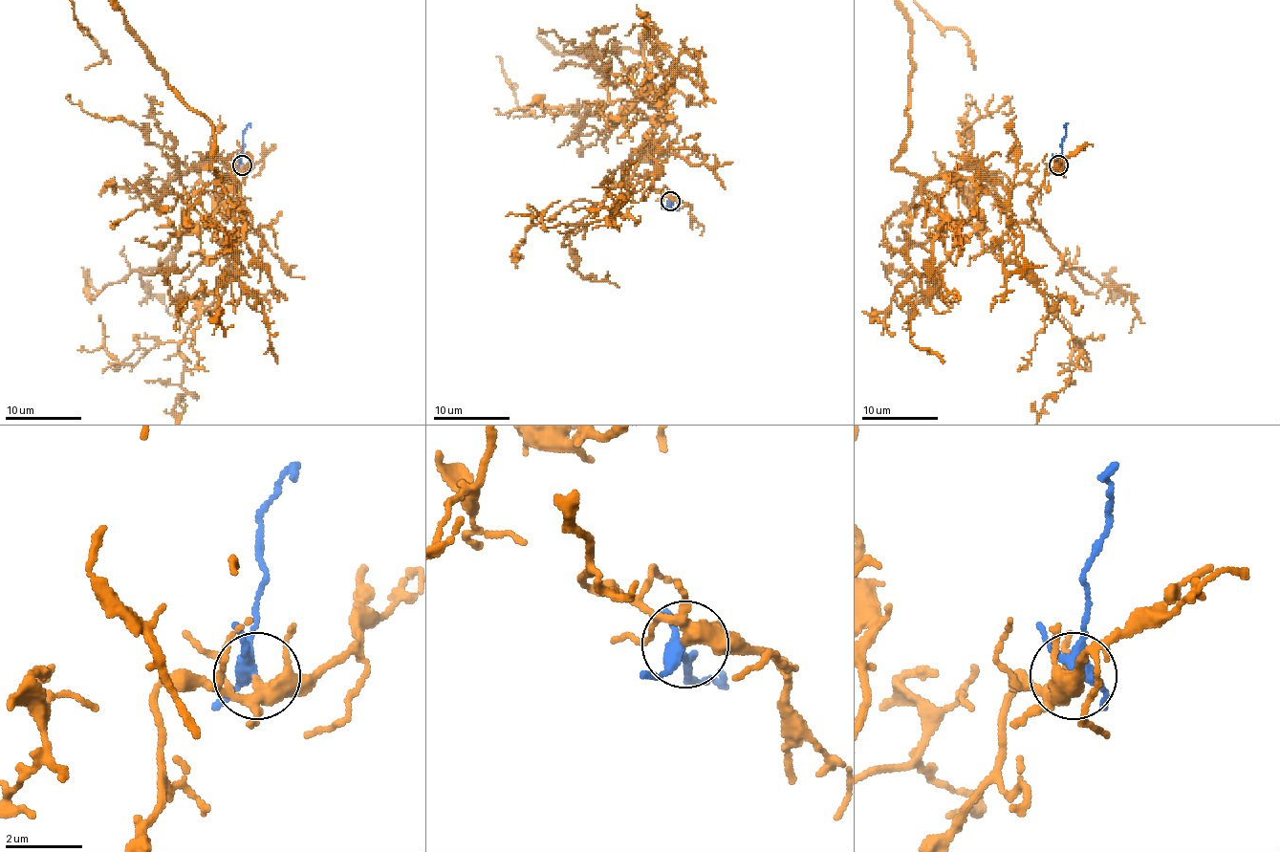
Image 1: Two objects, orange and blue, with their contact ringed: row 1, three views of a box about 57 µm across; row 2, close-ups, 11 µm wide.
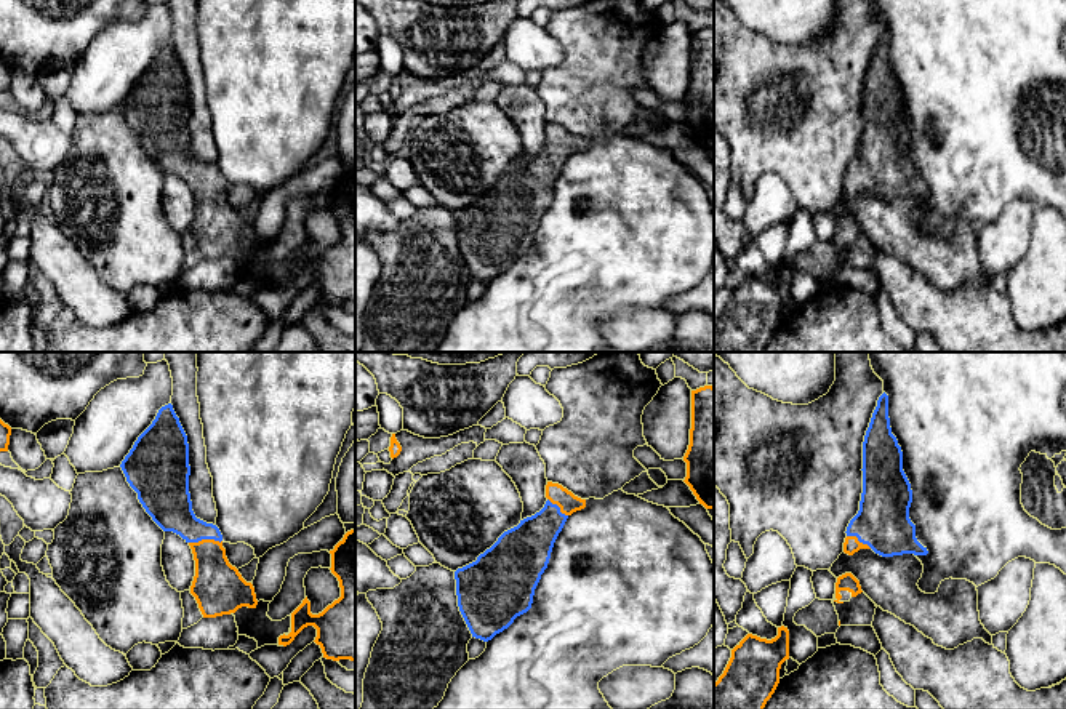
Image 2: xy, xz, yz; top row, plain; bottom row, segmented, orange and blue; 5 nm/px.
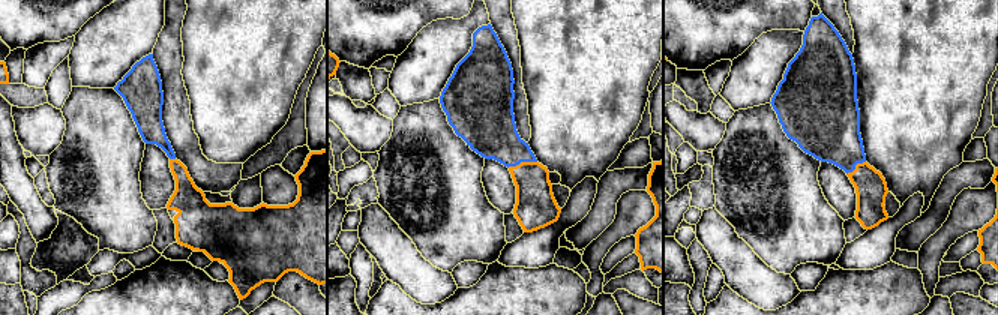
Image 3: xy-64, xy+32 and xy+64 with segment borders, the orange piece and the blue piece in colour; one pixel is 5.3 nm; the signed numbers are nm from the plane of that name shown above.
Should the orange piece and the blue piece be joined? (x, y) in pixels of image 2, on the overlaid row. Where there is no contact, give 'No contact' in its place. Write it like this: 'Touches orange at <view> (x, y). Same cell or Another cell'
Touches orange at xy (205, 540). Same cell

